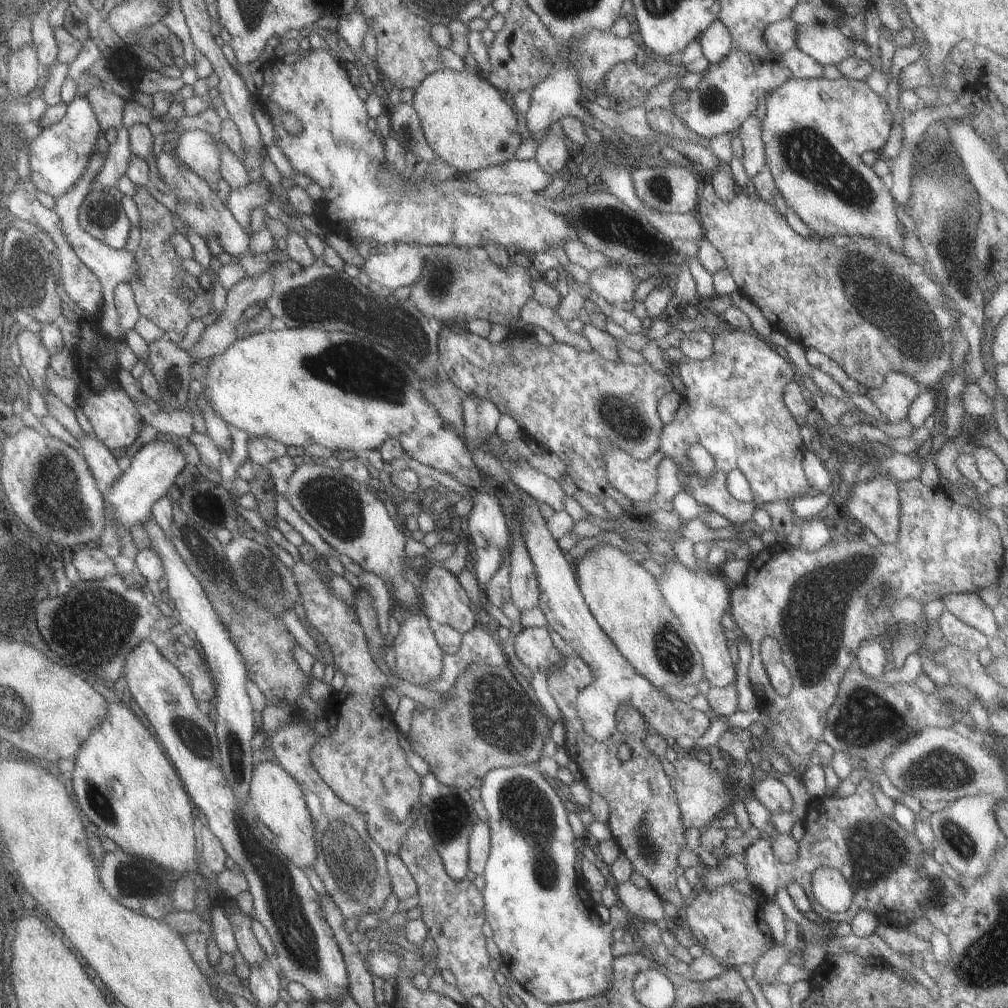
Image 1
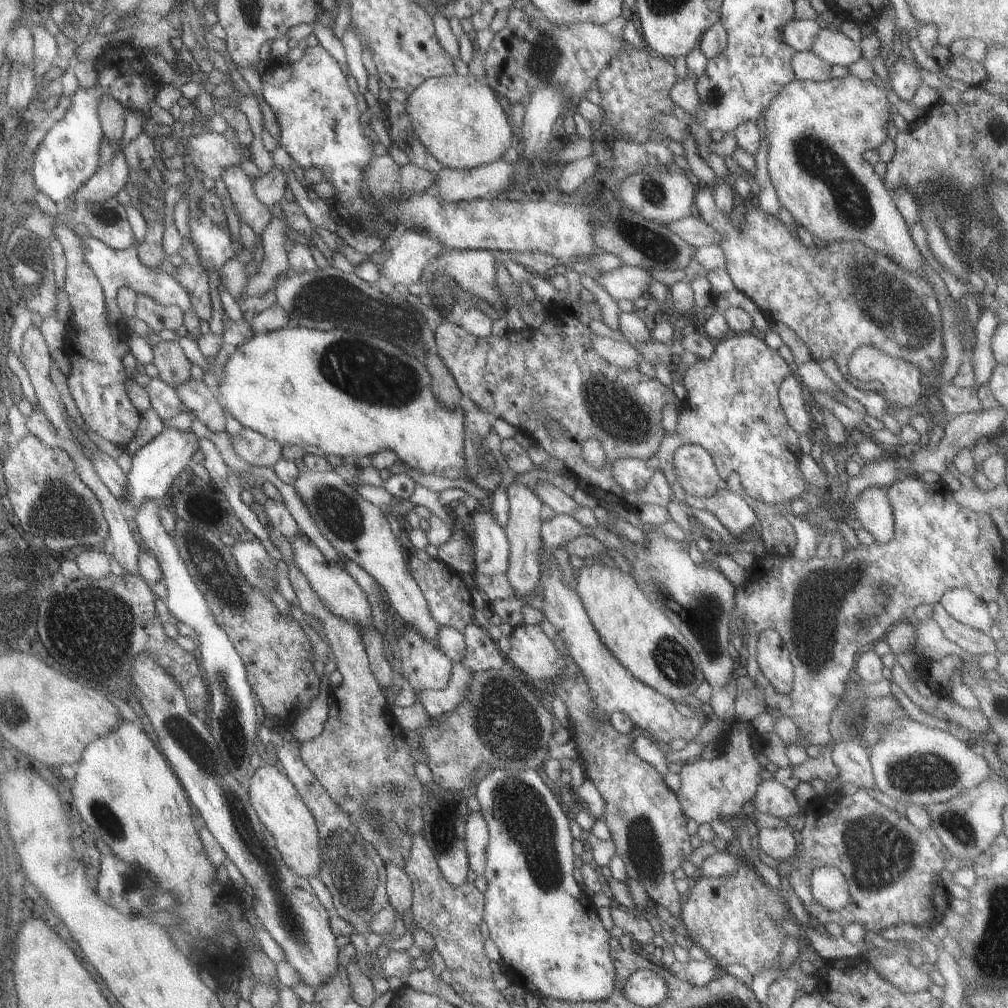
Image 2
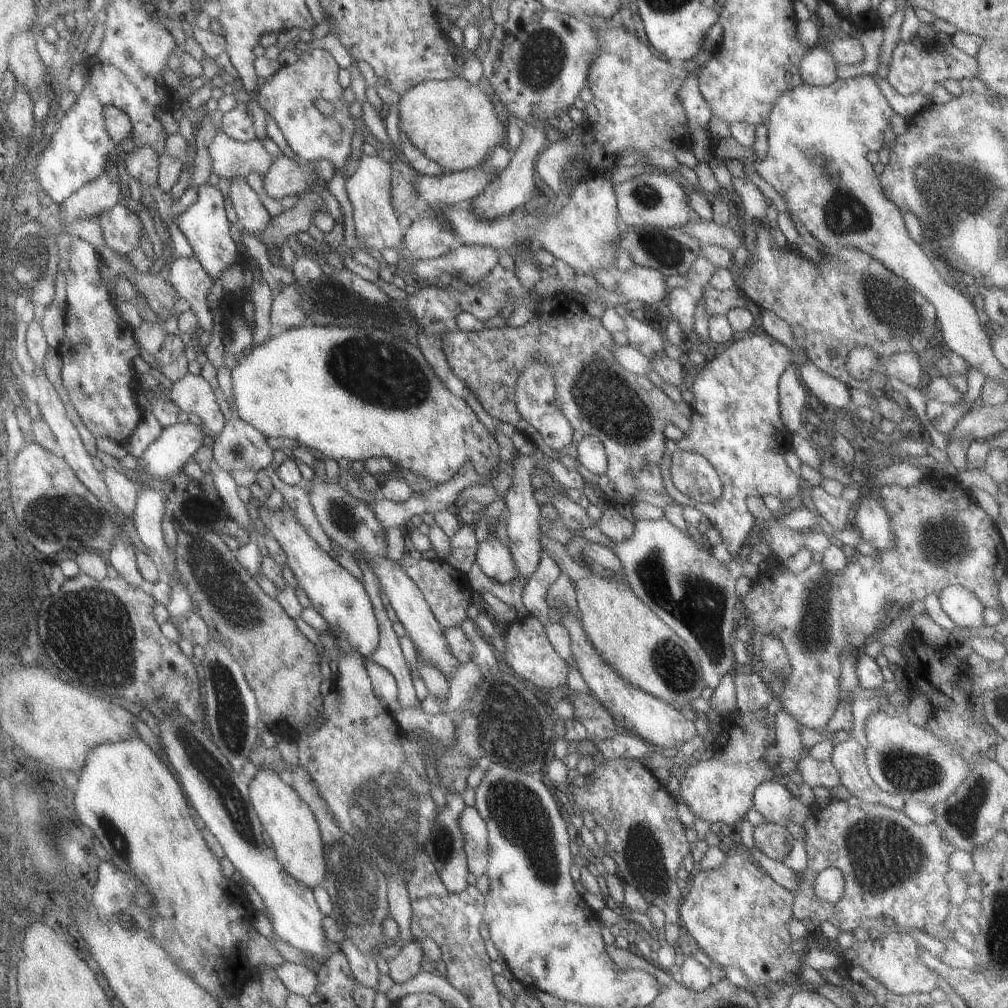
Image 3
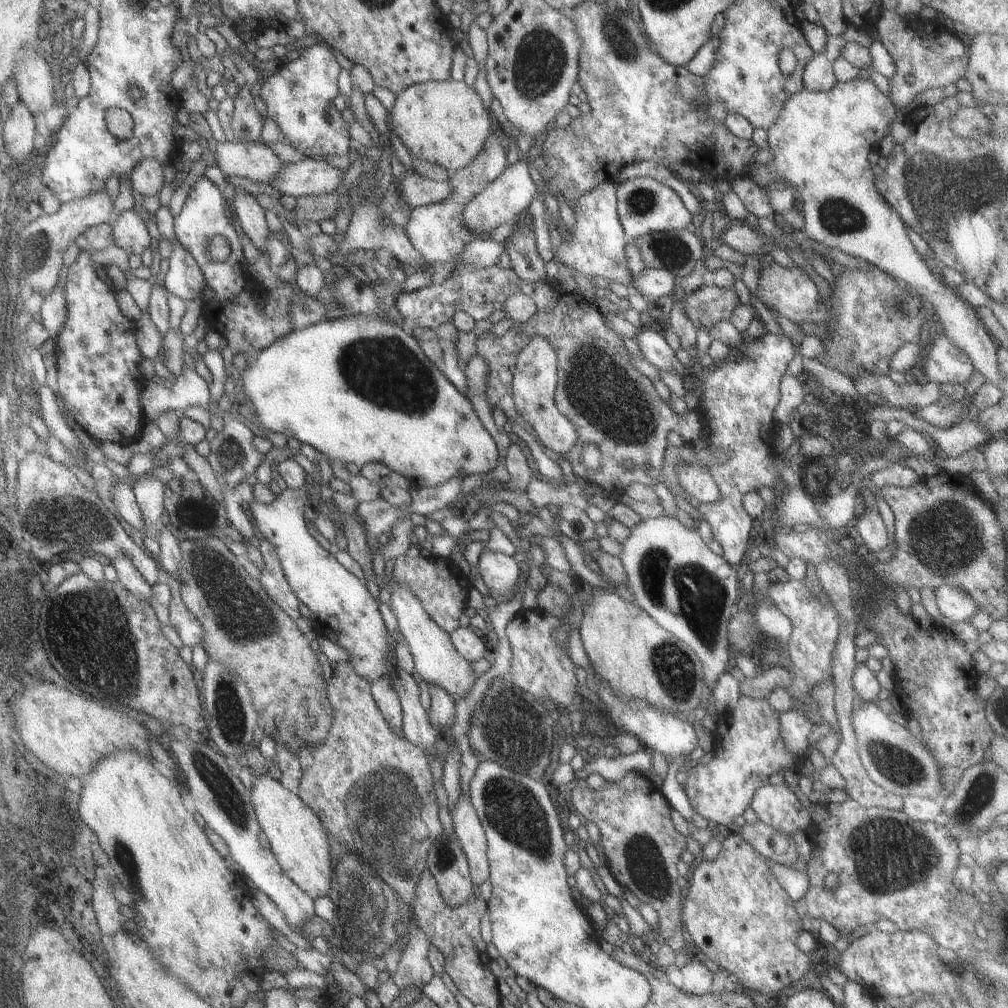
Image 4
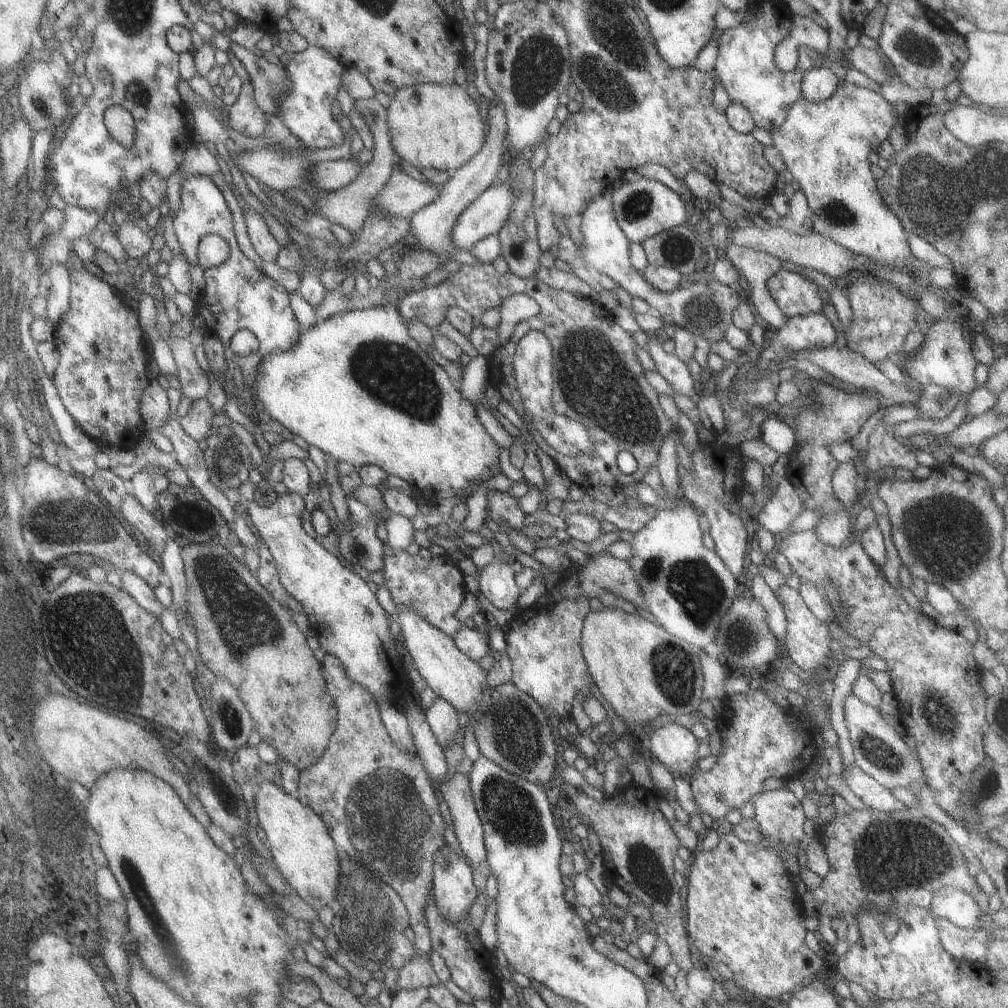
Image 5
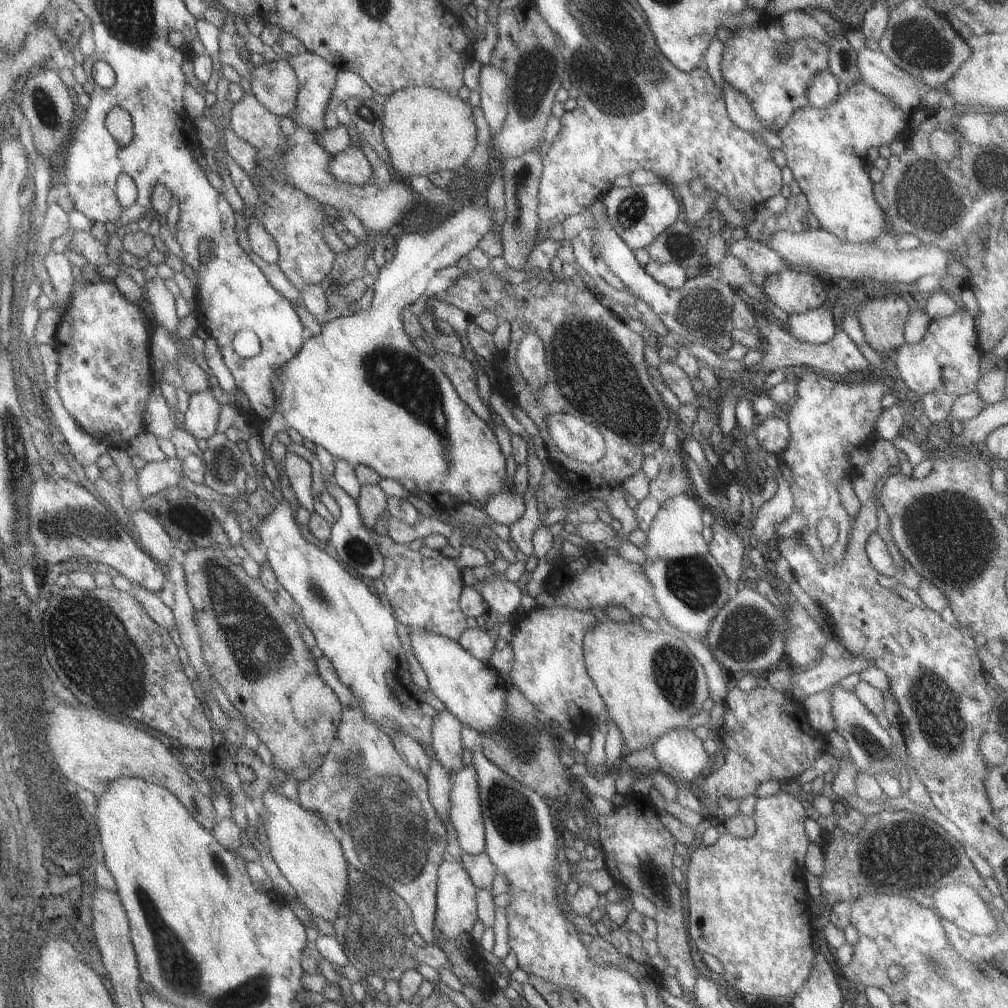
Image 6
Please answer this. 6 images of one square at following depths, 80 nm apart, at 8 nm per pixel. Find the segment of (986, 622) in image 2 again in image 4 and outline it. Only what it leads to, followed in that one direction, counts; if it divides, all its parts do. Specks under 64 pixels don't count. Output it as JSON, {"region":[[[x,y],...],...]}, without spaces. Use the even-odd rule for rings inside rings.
{"region":[[[943,585],[933,589],[933,594],[935,594],[935,604],[939,614],[950,624],[969,622],[978,612],[971,596],[963,592],[961,588]]]}

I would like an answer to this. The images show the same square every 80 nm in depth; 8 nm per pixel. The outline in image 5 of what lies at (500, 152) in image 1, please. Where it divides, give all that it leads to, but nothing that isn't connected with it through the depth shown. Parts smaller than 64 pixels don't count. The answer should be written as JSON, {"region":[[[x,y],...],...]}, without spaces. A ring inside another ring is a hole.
{"region":[[[455,82],[452,85],[437,83],[421,83],[409,85],[396,90],[393,97],[389,98],[386,108],[387,134],[396,160],[405,160],[416,169],[433,168],[453,172],[468,162],[483,145],[486,125],[481,122],[479,109]]]}

